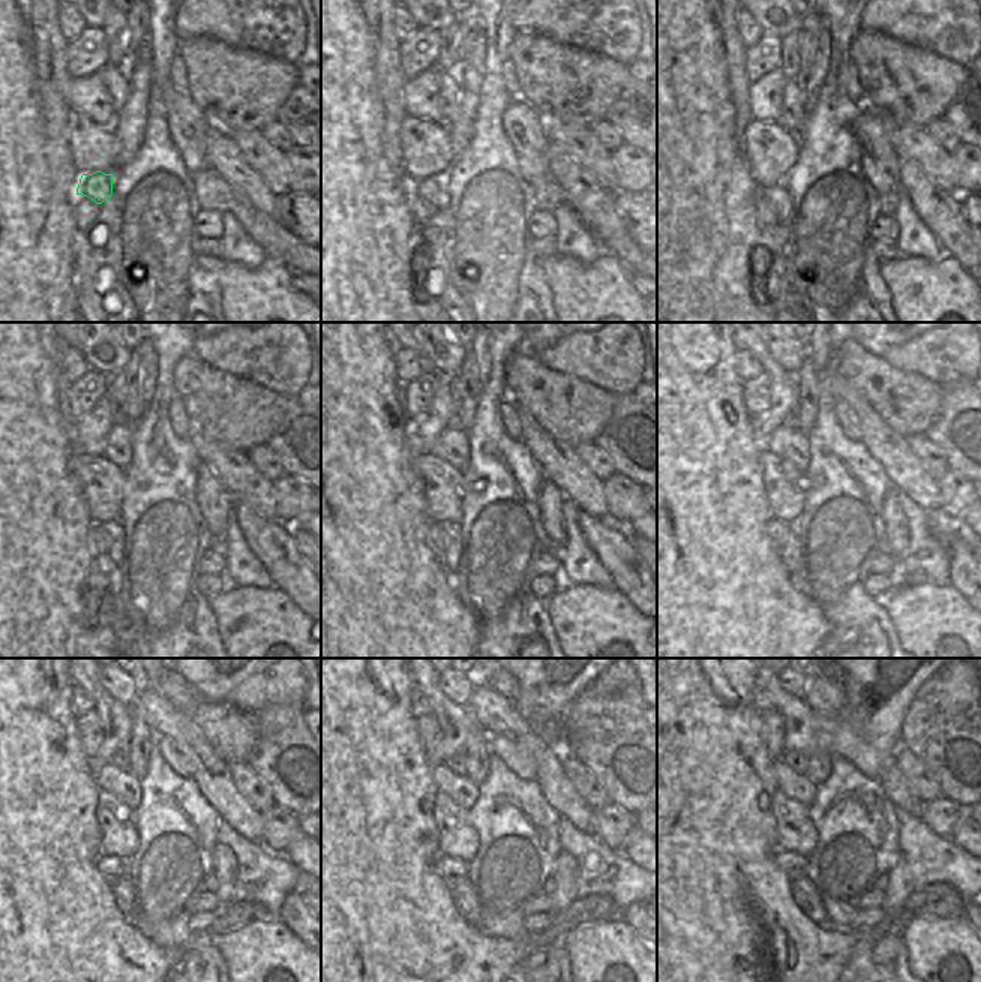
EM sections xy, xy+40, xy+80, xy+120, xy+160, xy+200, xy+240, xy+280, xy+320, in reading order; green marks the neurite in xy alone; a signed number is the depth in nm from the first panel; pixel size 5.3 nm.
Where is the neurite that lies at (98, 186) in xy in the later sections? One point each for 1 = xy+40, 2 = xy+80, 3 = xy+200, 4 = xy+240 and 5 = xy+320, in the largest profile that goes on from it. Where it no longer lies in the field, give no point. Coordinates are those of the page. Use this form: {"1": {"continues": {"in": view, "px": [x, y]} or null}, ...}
{"1": {"continues": {"in": "xy+40", "px": [432, 189]}}, "2": {"continues": {"in": "xy+80", "px": [777, 195]}}, "3": {"continues": {"in": "xy+200", "px": [791, 553]}}, "4": {"continues": {"in": "xy+240", "px": [122, 891]}}, "5": {"continues": {"in": "xy+320", "px": [803, 892]}}}

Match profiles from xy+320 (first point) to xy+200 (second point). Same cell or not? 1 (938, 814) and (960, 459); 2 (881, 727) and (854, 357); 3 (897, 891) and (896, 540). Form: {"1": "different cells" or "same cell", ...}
{"1": "different cells", "2": "different cells", "3": "same cell"}

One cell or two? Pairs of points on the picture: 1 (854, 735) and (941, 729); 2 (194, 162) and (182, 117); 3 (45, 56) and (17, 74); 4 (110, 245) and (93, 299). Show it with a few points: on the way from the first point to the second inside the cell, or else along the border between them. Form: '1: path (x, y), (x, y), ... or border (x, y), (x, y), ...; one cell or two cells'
1: border (914, 699), (902, 724), (900, 745); two cells
2: path (192, 152), (191, 143), (180, 132), (182, 128); one cell
3: border (30, 29), (30, 54), (38, 80); two cells
4: path (107, 258), (98, 269), (98, 285); one cell

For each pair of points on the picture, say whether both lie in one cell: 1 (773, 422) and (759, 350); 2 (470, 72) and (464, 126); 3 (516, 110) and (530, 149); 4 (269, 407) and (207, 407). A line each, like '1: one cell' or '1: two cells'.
1: one cell
2: one cell
3: one cell
4: one cell

